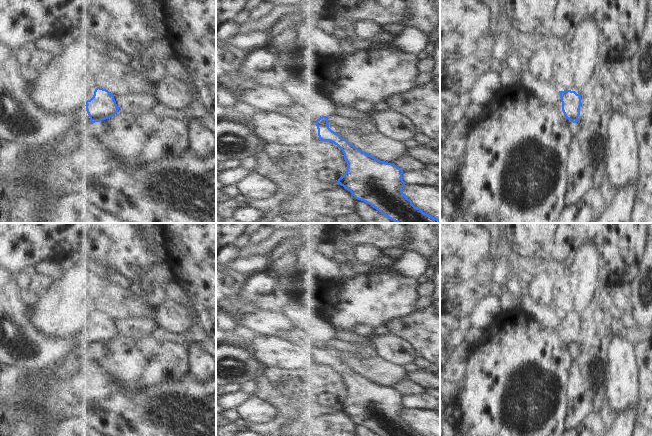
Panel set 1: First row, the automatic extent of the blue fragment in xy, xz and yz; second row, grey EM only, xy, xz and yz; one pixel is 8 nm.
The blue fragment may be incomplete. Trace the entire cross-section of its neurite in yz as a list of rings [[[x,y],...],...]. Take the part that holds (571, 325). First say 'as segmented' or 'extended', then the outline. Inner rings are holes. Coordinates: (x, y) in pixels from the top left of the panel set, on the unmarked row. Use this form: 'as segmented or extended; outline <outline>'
extended; outline [[[551,314],[548,316],[549,325],[563,335],[565,341],[573,347],[577,347],[580,339],[581,319],[571,314]]]

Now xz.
extended; outline [[[306,326],[286,331],[282,336],[297,345],[315,344],[319,364],[330,365],[342,374],[348,392],[346,397],[338,403],[338,408],[350,415],[356,423],[366,426],[379,436],[423,436],[415,431],[402,416],[402,411],[406,408],[402,403],[403,394],[394,387],[380,385],[363,376],[332,355],[328,349],[328,342],[319,331]]]

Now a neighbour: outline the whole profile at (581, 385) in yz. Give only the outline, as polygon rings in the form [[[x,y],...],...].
[[[581,354],[568,372],[566,383],[566,414],[569,420],[589,409],[595,401],[597,386],[594,360]]]

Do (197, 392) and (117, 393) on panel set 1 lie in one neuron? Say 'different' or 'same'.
same

